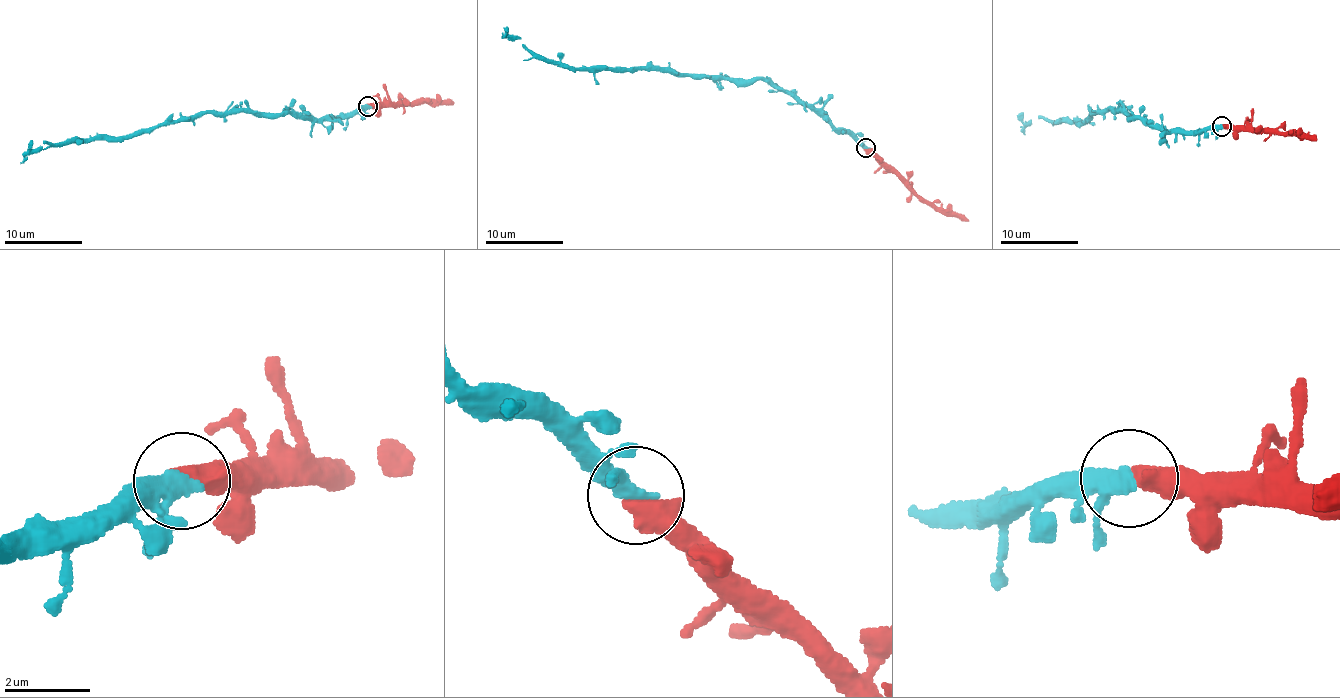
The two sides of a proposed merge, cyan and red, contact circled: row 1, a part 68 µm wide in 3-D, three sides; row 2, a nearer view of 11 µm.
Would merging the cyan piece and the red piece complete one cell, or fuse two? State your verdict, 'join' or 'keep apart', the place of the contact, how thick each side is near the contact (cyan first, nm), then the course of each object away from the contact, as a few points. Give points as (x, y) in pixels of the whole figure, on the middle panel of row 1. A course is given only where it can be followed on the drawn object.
join; at (866, 147); 320 nm thick on the cyan side, 500 nm on the other; cyan runs (866, 148), (760, 78), (574, 70), (538, 59), (520, 39), (502, 39); red runs (866, 148), (916, 193), (968, 220)

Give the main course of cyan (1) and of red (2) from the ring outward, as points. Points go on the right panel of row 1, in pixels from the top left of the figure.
1: (1222, 127), (1153, 129), (1108, 107), (1083, 122), (1040, 117), (1029, 122), (1025, 134)
2: (1222, 127), (1278, 130), (1316, 140)

